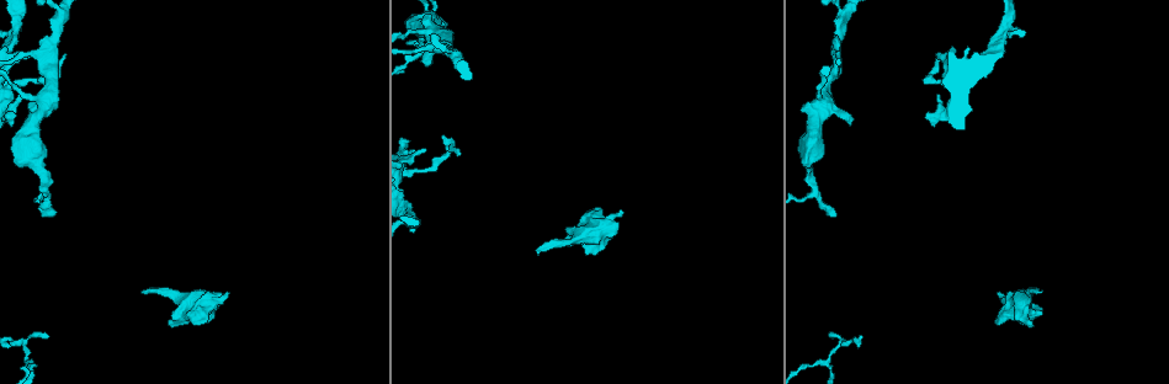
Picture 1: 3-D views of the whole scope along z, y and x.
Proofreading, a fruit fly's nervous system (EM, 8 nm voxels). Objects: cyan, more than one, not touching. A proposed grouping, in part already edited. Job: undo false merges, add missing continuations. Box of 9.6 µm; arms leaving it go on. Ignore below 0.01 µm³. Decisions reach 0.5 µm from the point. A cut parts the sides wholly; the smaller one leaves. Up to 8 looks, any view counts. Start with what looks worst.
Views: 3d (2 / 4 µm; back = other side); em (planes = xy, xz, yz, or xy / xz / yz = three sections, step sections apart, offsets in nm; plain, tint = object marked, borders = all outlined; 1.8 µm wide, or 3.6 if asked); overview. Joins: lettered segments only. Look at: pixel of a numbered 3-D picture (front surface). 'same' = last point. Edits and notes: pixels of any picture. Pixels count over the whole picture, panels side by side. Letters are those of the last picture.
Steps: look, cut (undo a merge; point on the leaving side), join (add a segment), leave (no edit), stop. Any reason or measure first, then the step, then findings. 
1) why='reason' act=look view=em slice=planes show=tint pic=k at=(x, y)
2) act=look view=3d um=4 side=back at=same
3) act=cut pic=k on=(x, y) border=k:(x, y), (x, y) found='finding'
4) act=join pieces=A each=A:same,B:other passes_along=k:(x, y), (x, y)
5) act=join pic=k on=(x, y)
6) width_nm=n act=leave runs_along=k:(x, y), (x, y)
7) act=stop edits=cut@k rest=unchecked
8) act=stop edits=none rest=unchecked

why='branch stops here' act=look view=3d um=2 pic=1 at=(1042, 290)

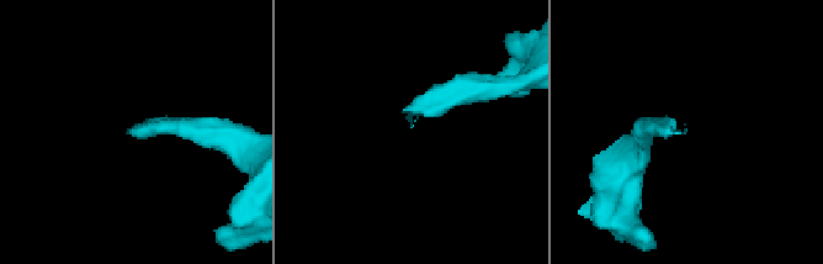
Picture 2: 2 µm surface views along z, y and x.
act=look view=em slice=xy step=4 show=borders pic=2 at=(132, 129)

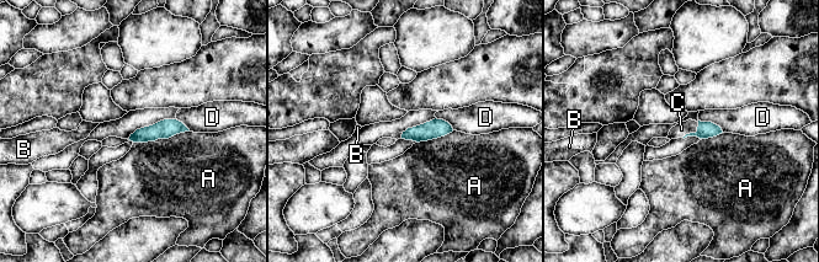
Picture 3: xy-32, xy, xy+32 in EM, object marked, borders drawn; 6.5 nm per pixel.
longest_contact=A:380nm act=join pieces=C each=A:other,B:other,C:same,D:other found='it goes on there'

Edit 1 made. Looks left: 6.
why='free end' act=look view=em slice=planes show=borders pic=1 at=(1002, 293)

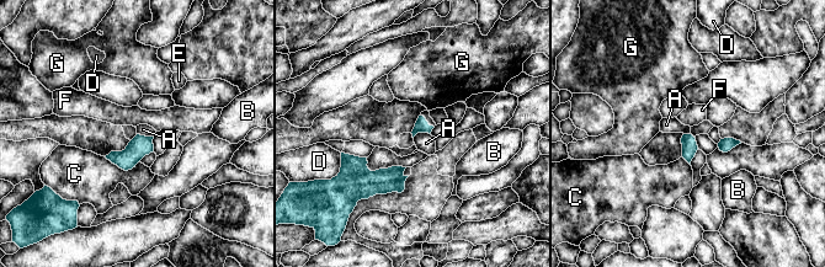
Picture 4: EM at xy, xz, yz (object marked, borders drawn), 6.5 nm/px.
act=join pieces=E each=A:other,B:other,C:other,D:other,E:same,F:other,G:other passes_along=4:(421, 126), (426, 121), (425, 113) found='the neuron continues'

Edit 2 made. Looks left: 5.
why='free end' act=look view=em slice=planes show=borders pic=1 at=(425, 149)

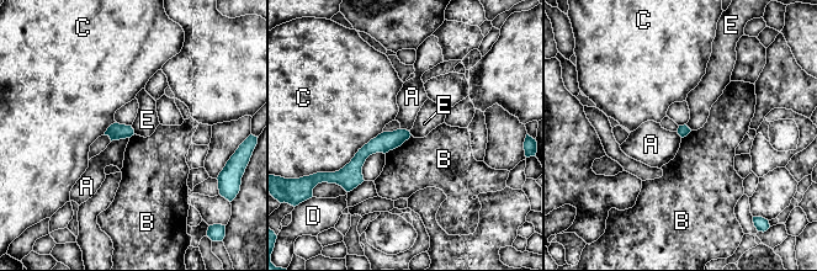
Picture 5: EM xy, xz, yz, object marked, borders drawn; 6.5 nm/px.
act=leave each=A:other,B:other,C:other,D:other,E:other runs_along=5:(407, 134), (373, 145), (343, 171) found='none of them fits'

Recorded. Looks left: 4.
act=stop edits=join@3,join@4 rest=unchecked

